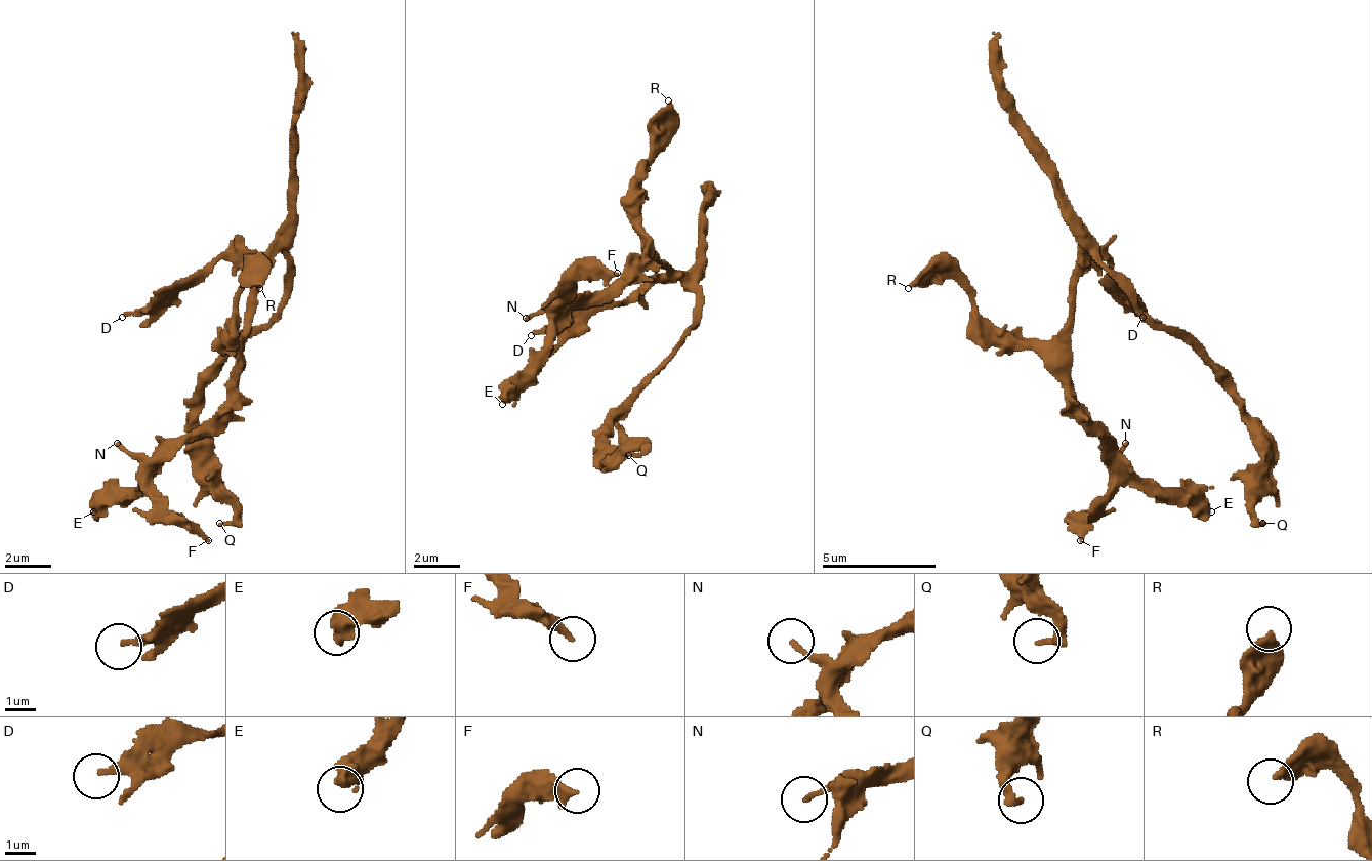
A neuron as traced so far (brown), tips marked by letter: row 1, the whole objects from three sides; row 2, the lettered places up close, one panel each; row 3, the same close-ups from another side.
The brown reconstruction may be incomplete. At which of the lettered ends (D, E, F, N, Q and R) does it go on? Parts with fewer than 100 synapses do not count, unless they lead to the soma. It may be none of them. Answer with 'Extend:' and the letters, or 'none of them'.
Extend: none of them

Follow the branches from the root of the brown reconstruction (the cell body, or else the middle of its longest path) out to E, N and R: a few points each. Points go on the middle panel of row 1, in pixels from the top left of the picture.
E: (686, 278), (679, 278), (663, 260), (639, 260), (617, 284), (594, 289), (554, 335), (542, 364), (502, 404)
N: (686, 278), (679, 278), (663, 260), (639, 260), (594, 300), (566, 300), (559, 306), (542, 306), (526, 318)
R: (686, 278), (679, 278), (646, 244), (639, 232), (639, 163), (657, 140), (657, 112), (668, 100)

